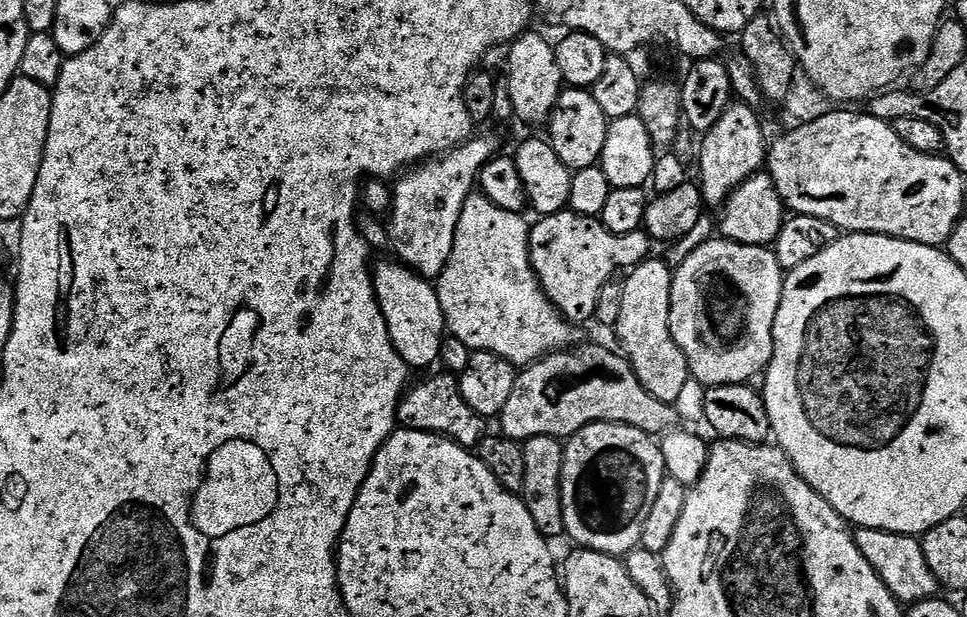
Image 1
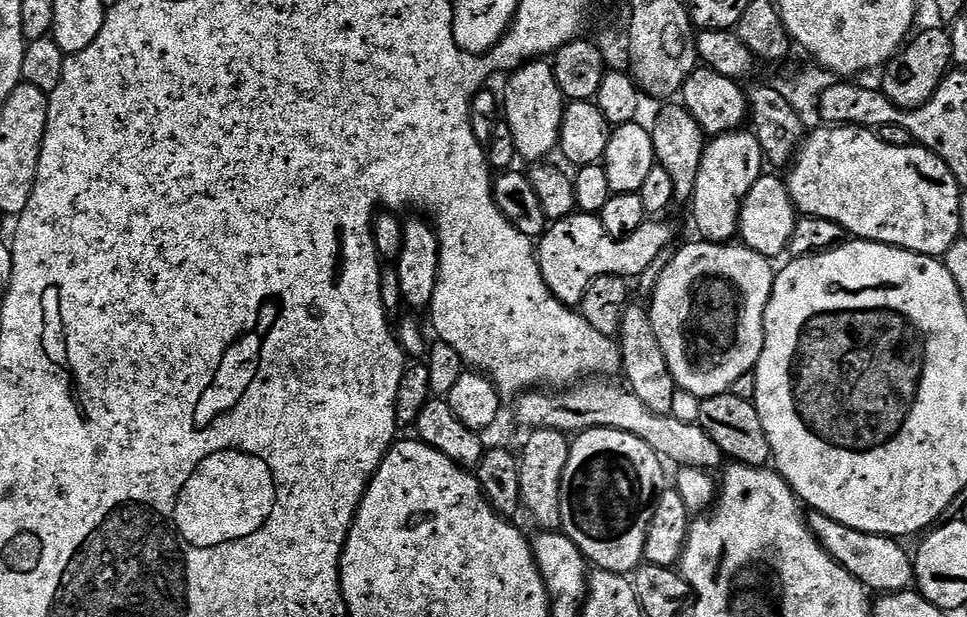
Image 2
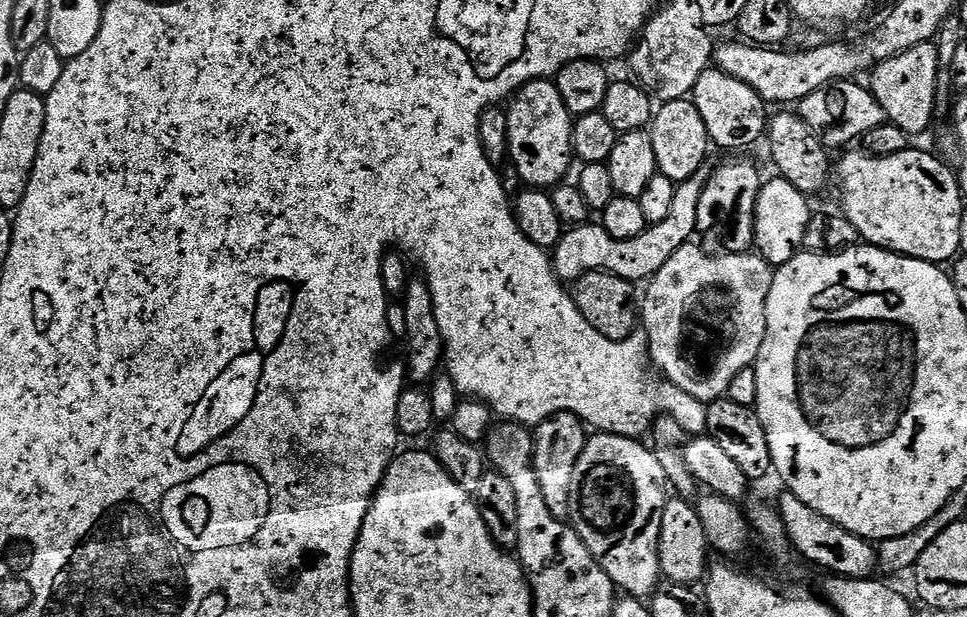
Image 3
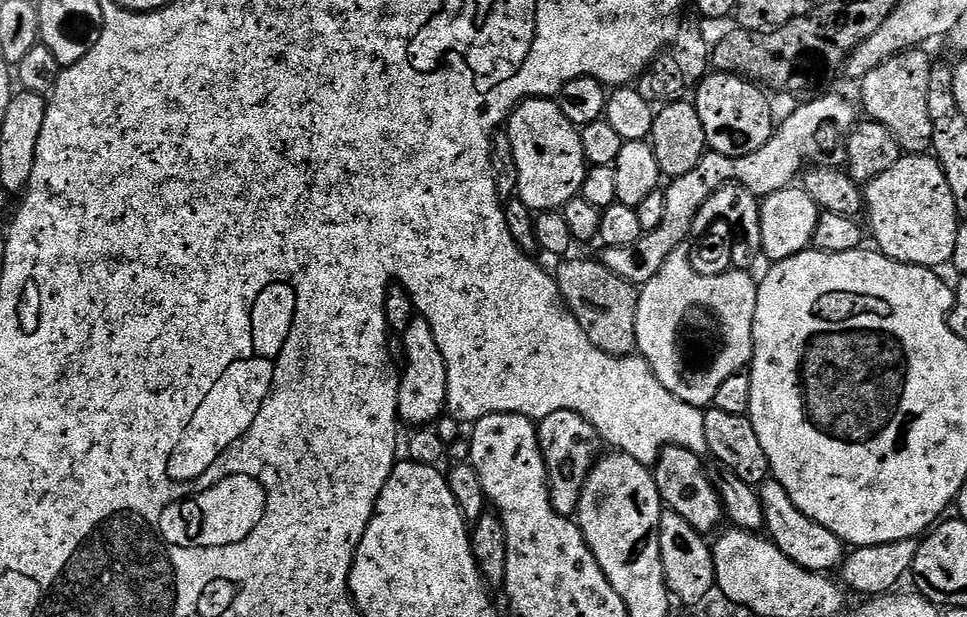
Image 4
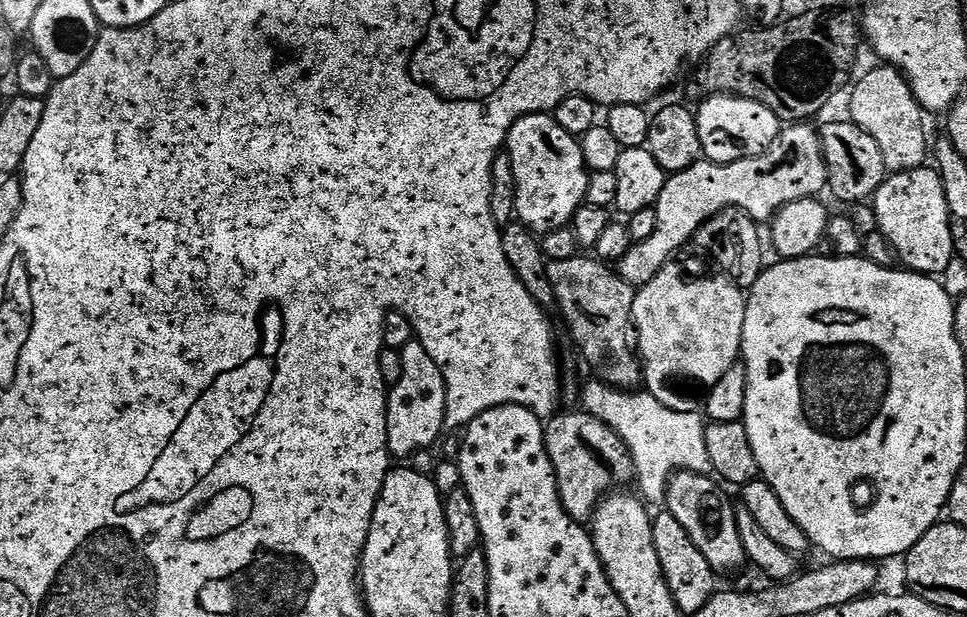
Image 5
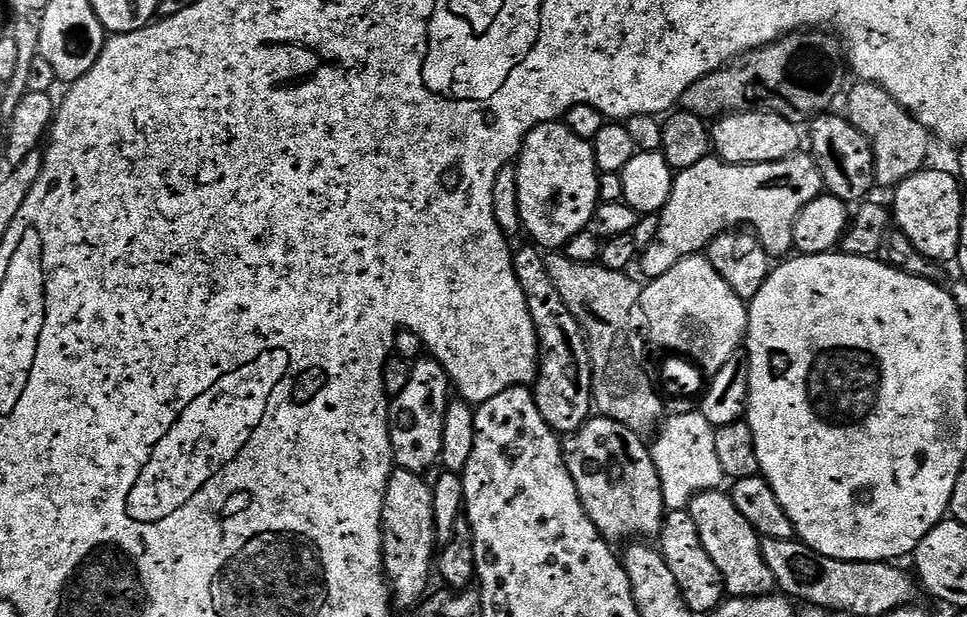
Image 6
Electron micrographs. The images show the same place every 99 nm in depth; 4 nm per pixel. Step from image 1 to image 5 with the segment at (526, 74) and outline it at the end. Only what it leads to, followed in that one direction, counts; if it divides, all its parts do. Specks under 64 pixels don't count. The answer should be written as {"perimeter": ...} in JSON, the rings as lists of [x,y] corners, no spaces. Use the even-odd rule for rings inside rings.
{"perimeter":[[[535,112],[514,122],[508,144],[513,148],[516,195],[521,198],[522,218],[527,227],[537,234],[545,234],[571,225],[576,211],[588,198],[590,169],[584,161],[580,140],[563,129],[555,115]]]}

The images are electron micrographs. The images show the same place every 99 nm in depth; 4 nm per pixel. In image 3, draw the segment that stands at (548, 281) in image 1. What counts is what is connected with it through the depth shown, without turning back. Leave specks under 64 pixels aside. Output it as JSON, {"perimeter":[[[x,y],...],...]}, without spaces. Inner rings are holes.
{"perimeter":[[[705,164],[690,179],[681,181],[675,190],[670,214],[666,214],[662,222],[649,224],[647,230],[638,234],[638,238],[615,240],[610,238],[610,234],[606,234],[604,227],[595,222],[569,227],[554,249],[554,267],[557,276],[561,281],[575,282],[585,272],[613,272],[623,280],[633,282],[651,280],[658,274],[658,270],[662,270],[662,266],[666,266],[666,262],[670,262],[676,251],[689,243],[695,235],[698,202],[711,173],[711,167]]]}

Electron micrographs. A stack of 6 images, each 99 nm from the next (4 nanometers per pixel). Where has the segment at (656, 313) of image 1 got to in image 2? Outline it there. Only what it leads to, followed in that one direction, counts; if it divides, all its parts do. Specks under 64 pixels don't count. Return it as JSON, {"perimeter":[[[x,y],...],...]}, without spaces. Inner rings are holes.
{"perimeter":[[[632,302],[624,309],[618,343],[622,376],[628,379],[625,380],[627,387],[631,388],[635,396],[642,398],[654,413],[669,415],[673,411],[678,389],[666,362],[666,354],[662,354],[662,346],[658,346],[658,334],[654,334],[652,313],[645,305],[643,308],[642,305]]]}

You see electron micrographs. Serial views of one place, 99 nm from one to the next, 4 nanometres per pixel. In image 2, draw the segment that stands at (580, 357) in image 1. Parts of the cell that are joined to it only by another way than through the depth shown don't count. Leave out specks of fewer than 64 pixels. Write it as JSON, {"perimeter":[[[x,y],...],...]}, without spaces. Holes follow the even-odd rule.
{"perimeter":[[[588,378],[563,390],[529,390],[515,401],[516,420],[524,430],[554,428],[565,434],[579,434],[587,428],[613,428],[629,432],[642,438],[657,456],[665,461],[673,460],[676,466],[716,470],[725,463],[726,457],[718,442],[714,442],[698,422],[681,420],[676,414],[663,416],[654,413],[642,398],[633,394],[631,388],[619,388],[616,384],[604,382],[600,378]]]}

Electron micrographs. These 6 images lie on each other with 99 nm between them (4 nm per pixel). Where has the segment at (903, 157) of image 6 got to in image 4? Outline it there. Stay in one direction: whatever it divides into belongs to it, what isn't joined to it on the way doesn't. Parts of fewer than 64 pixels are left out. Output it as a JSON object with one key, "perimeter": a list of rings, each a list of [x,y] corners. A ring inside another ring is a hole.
{"perimeter":[[[909,50],[907,52],[900,52],[897,56],[891,56],[888,60],[882,62],[882,66],[878,66],[874,70],[870,70],[870,74],[866,74],[864,79],[859,81],[858,88],[860,88],[860,100],[859,103],[862,105],[864,103],[864,108],[868,113],[866,113],[867,119],[875,120],[876,123],[886,126],[886,130],[890,130],[890,134],[894,134],[894,138],[898,143],[900,143],[901,149],[908,154],[924,154],[931,149],[932,146],[932,127],[930,126],[930,109],[926,107],[926,94],[930,91],[930,74],[932,73],[933,61],[928,60],[928,56],[924,50]]]}

